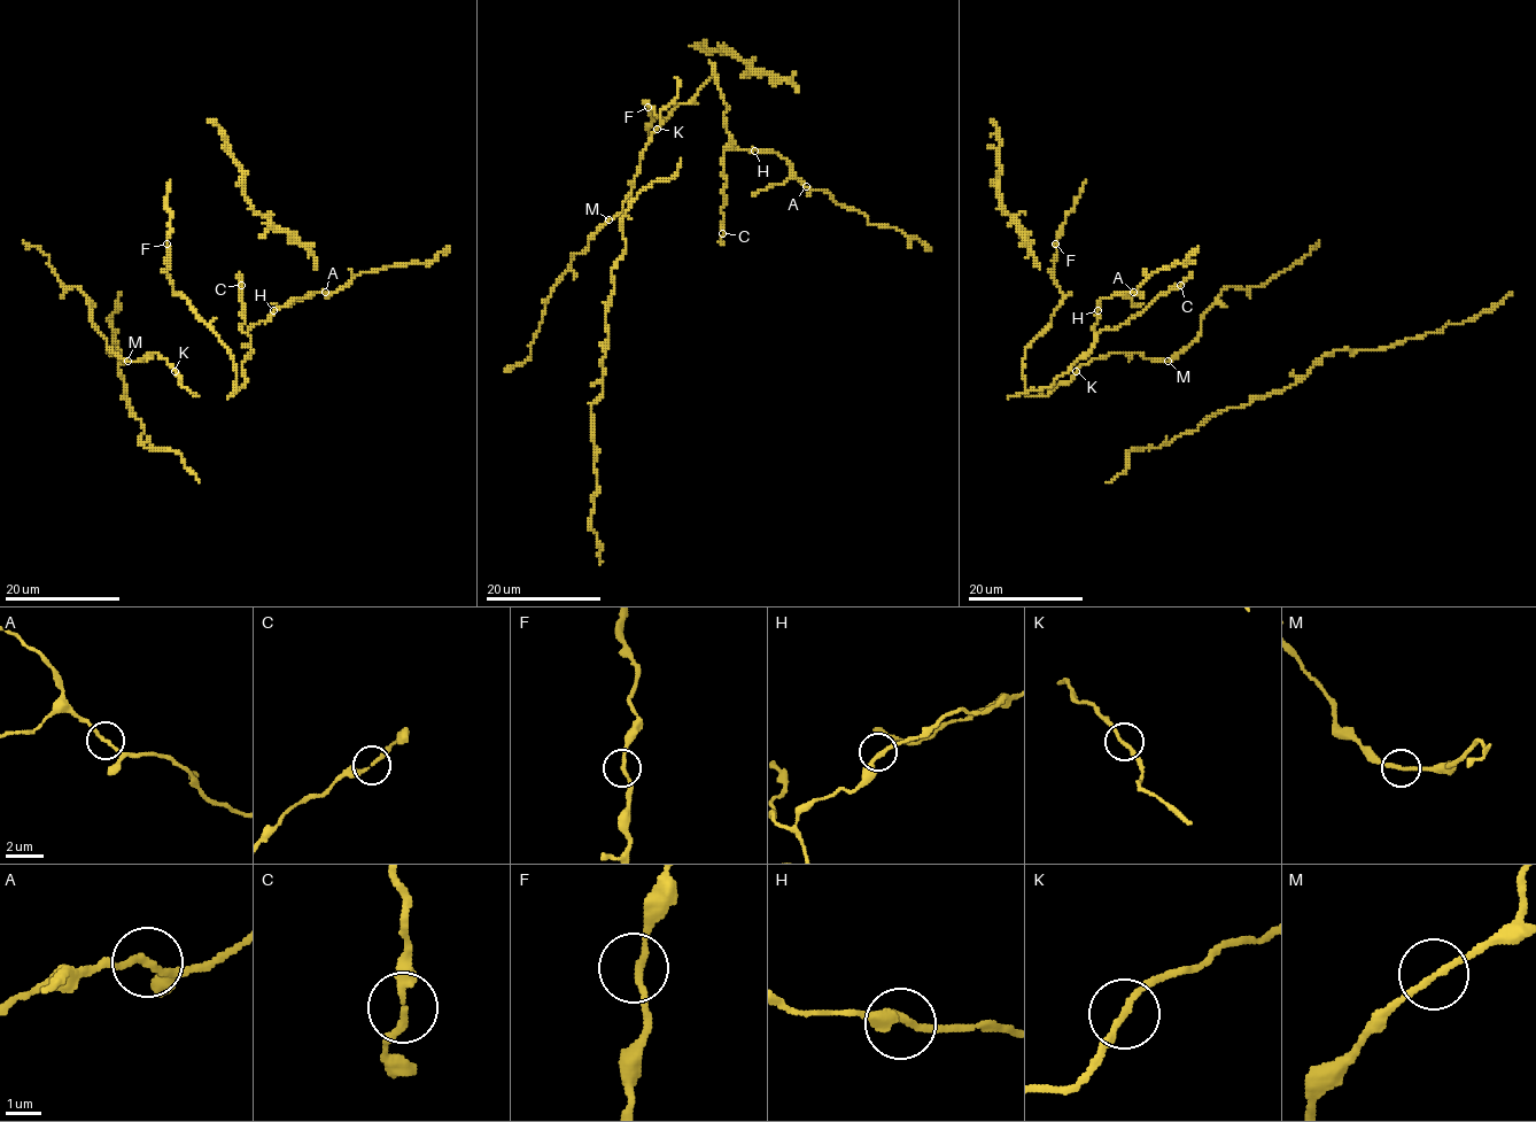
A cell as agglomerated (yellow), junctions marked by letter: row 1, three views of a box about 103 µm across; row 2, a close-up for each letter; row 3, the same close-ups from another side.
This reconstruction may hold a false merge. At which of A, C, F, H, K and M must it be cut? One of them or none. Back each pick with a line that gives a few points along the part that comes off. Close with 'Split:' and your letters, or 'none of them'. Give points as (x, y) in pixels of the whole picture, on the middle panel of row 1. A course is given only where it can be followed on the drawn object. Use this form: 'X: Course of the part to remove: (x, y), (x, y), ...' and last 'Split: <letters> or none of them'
Split: none of them

